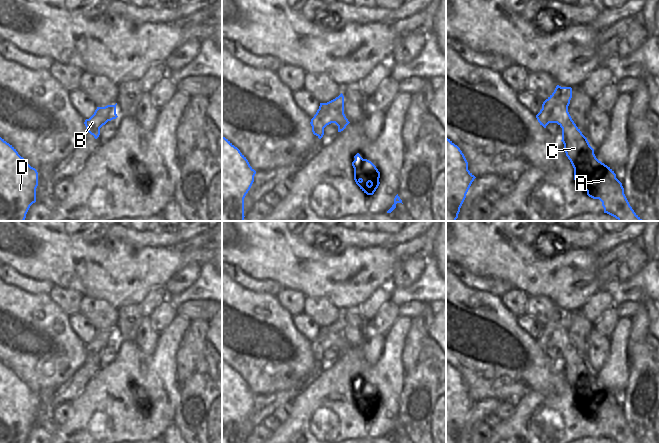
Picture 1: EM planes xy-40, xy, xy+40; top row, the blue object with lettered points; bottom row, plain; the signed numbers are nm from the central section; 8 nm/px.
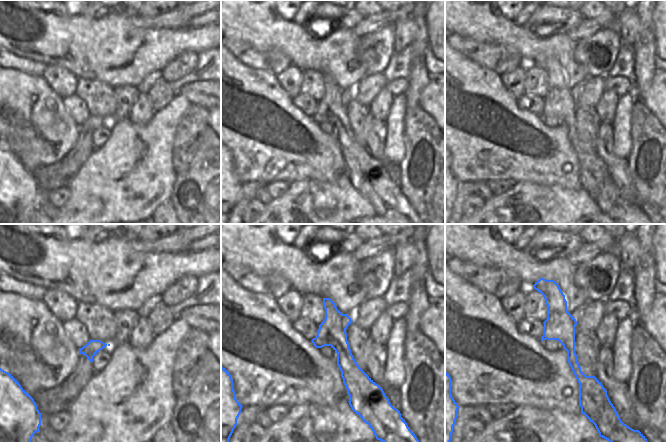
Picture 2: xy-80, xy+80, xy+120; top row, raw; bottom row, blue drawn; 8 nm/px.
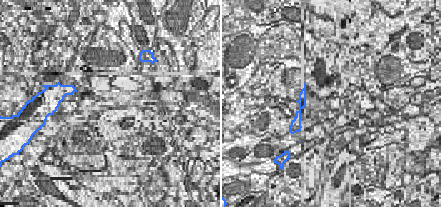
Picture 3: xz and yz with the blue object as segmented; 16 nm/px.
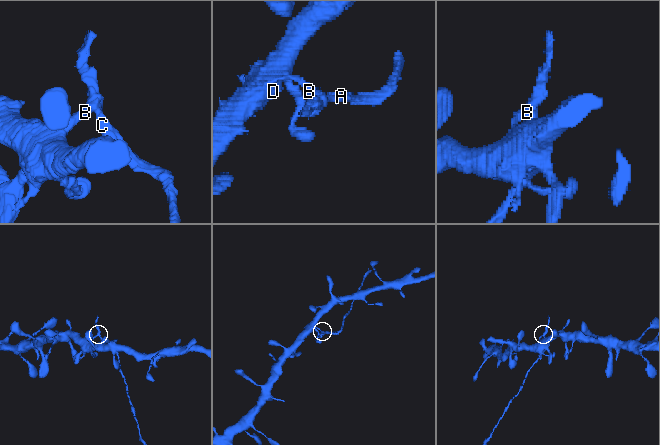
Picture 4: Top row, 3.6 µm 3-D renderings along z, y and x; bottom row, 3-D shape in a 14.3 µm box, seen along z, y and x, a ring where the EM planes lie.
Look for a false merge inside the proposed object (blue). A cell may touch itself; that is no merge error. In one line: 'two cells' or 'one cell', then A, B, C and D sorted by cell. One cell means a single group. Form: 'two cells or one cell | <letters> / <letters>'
two cells | A C / B D

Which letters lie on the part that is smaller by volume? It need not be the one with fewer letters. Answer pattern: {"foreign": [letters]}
{"foreign": ["A", "C"]}

